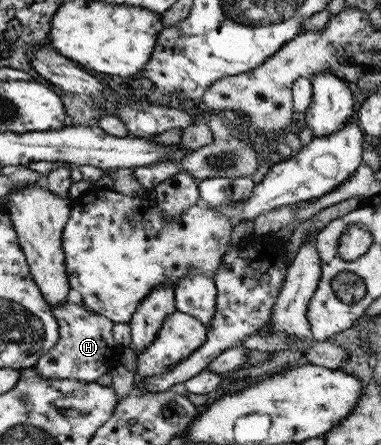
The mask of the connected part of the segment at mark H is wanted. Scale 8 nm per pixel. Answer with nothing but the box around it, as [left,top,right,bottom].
[33,301,124,382]

